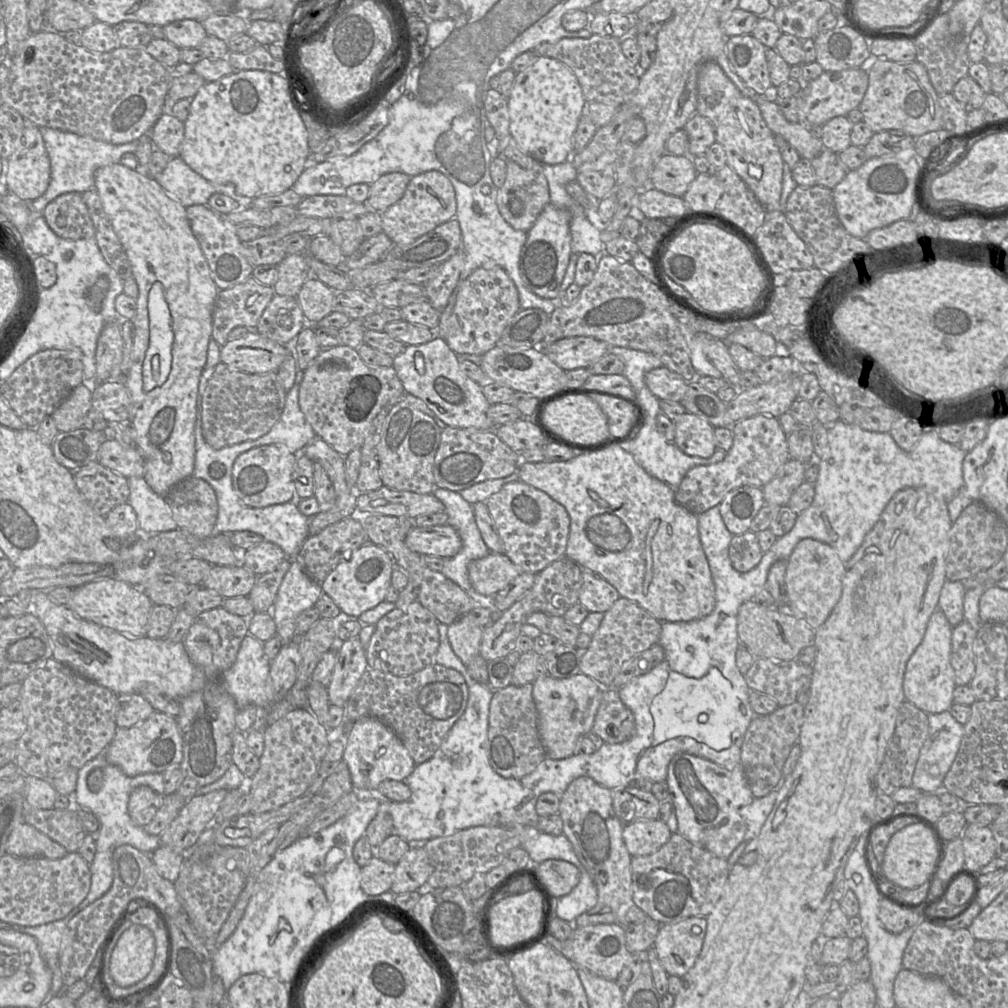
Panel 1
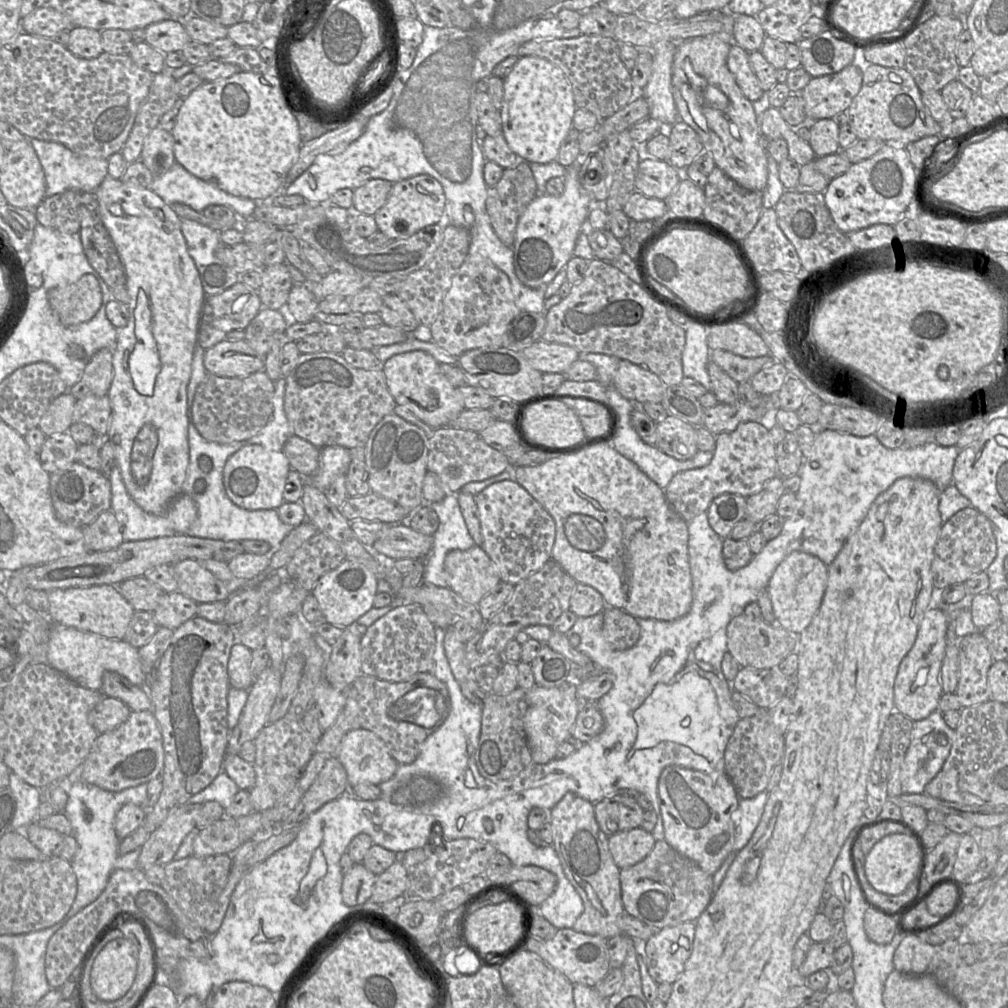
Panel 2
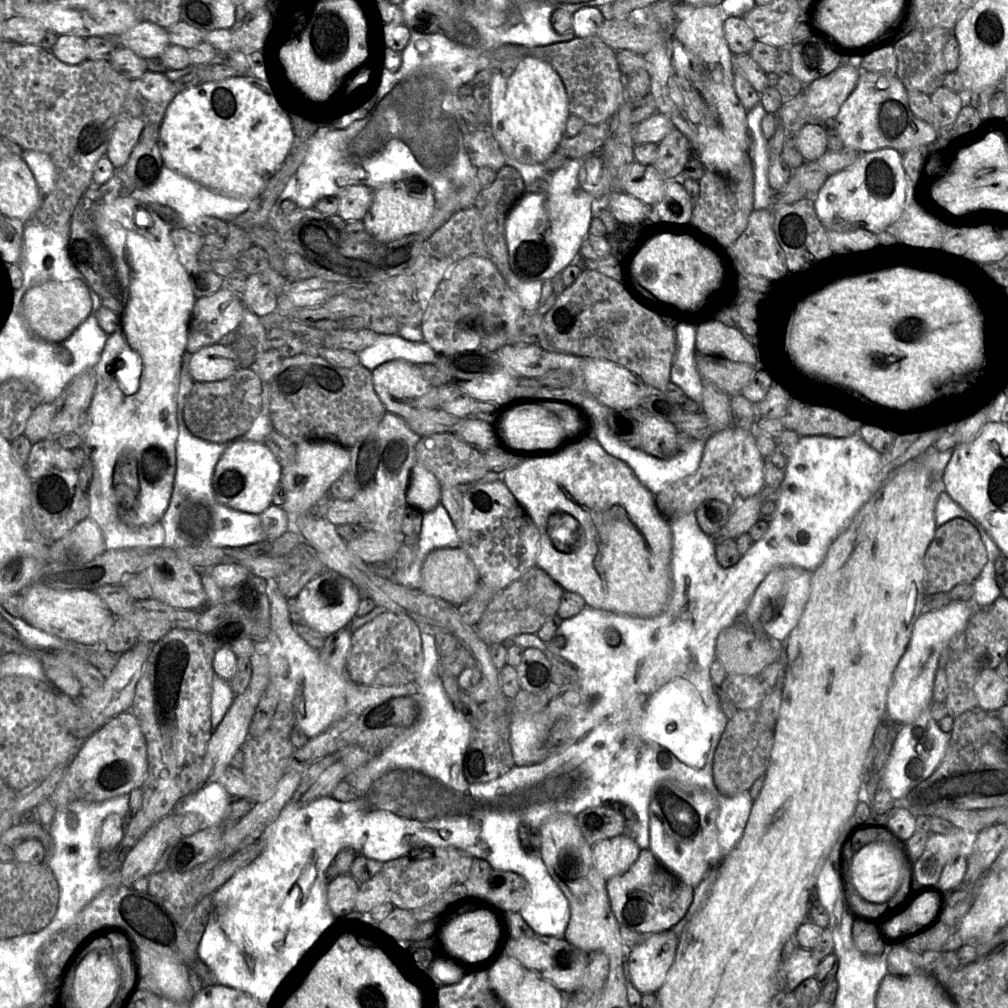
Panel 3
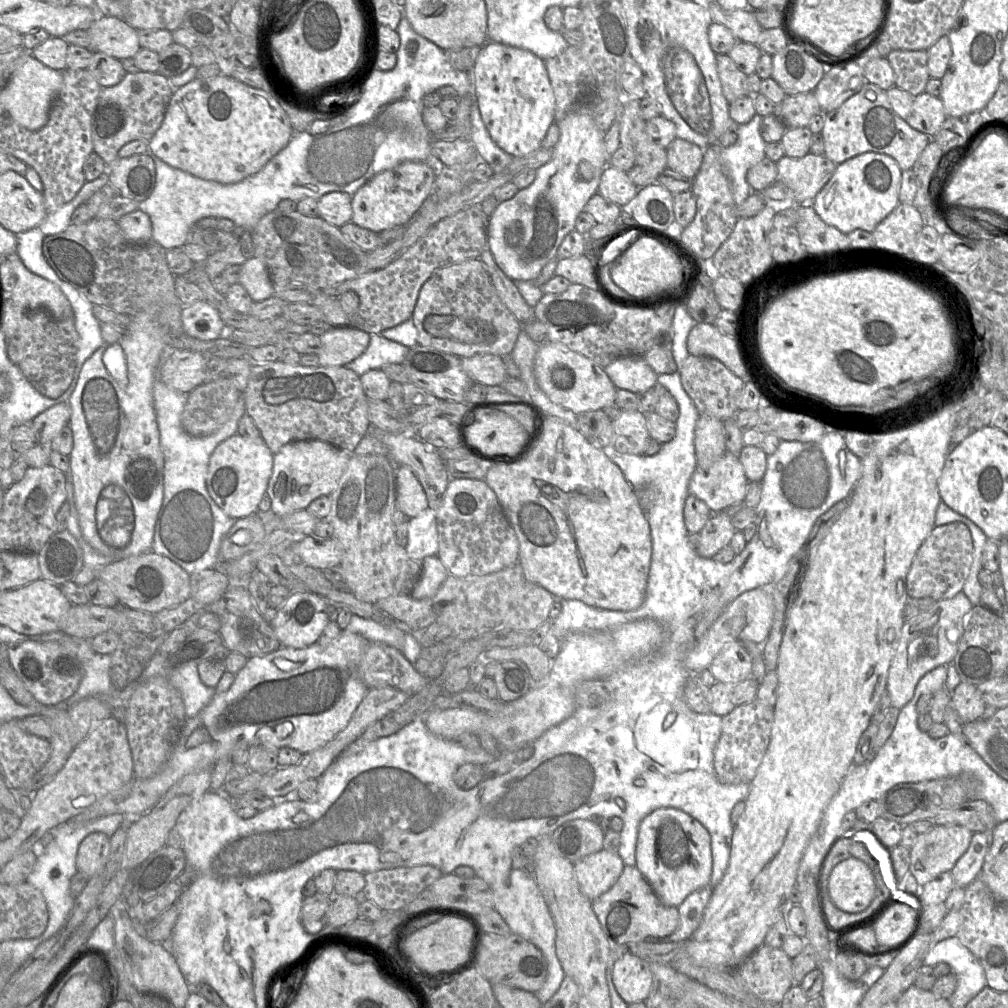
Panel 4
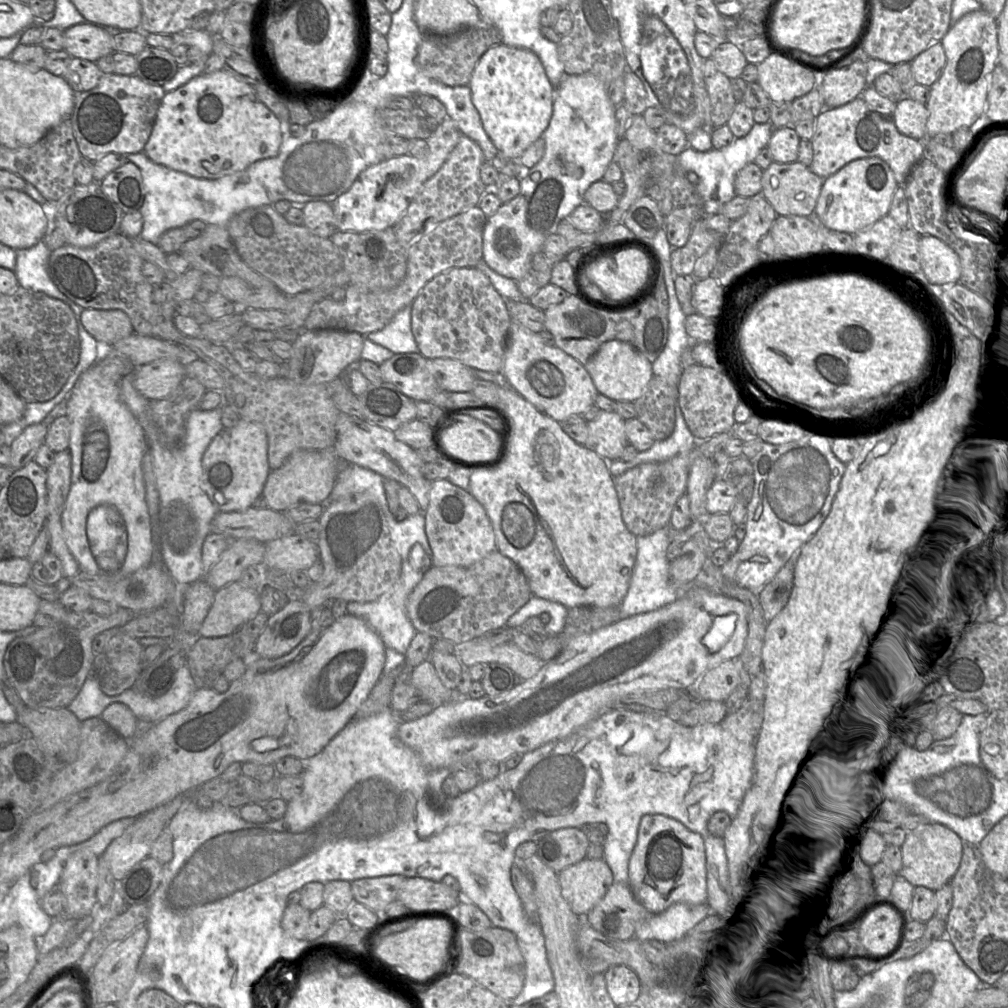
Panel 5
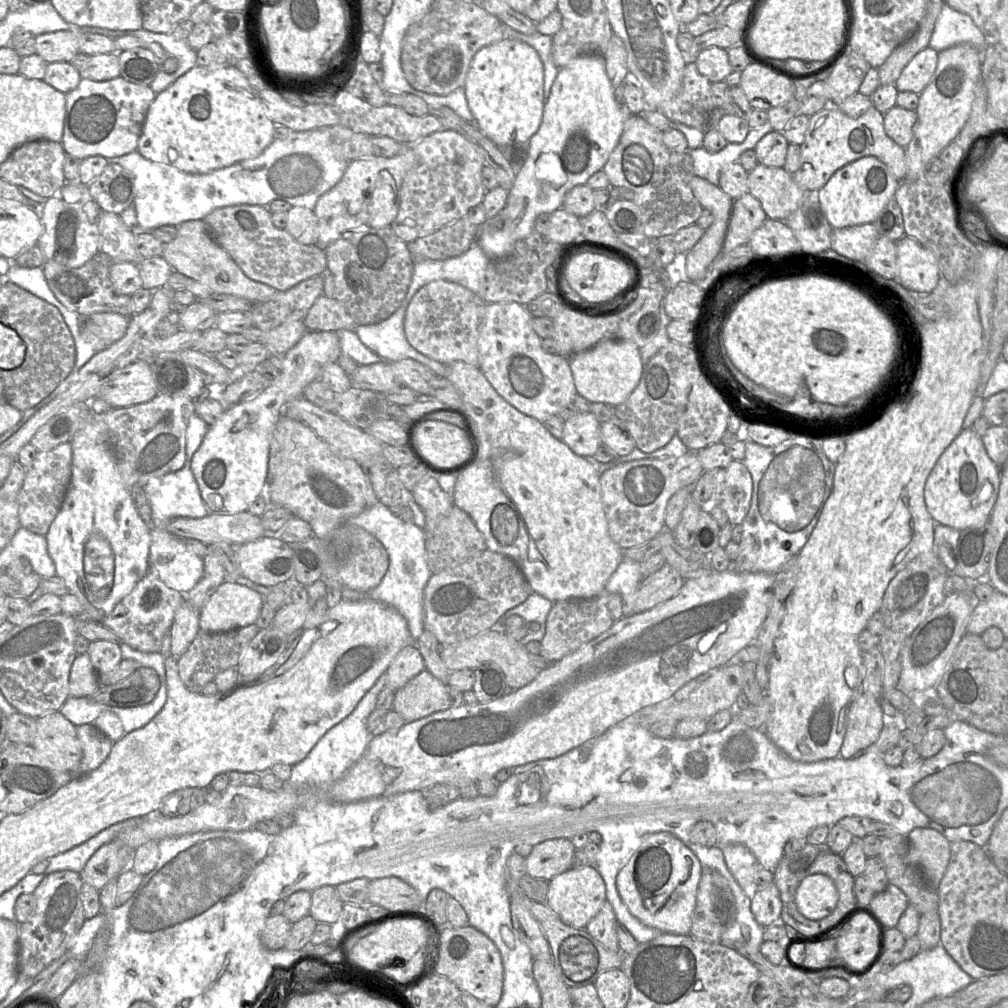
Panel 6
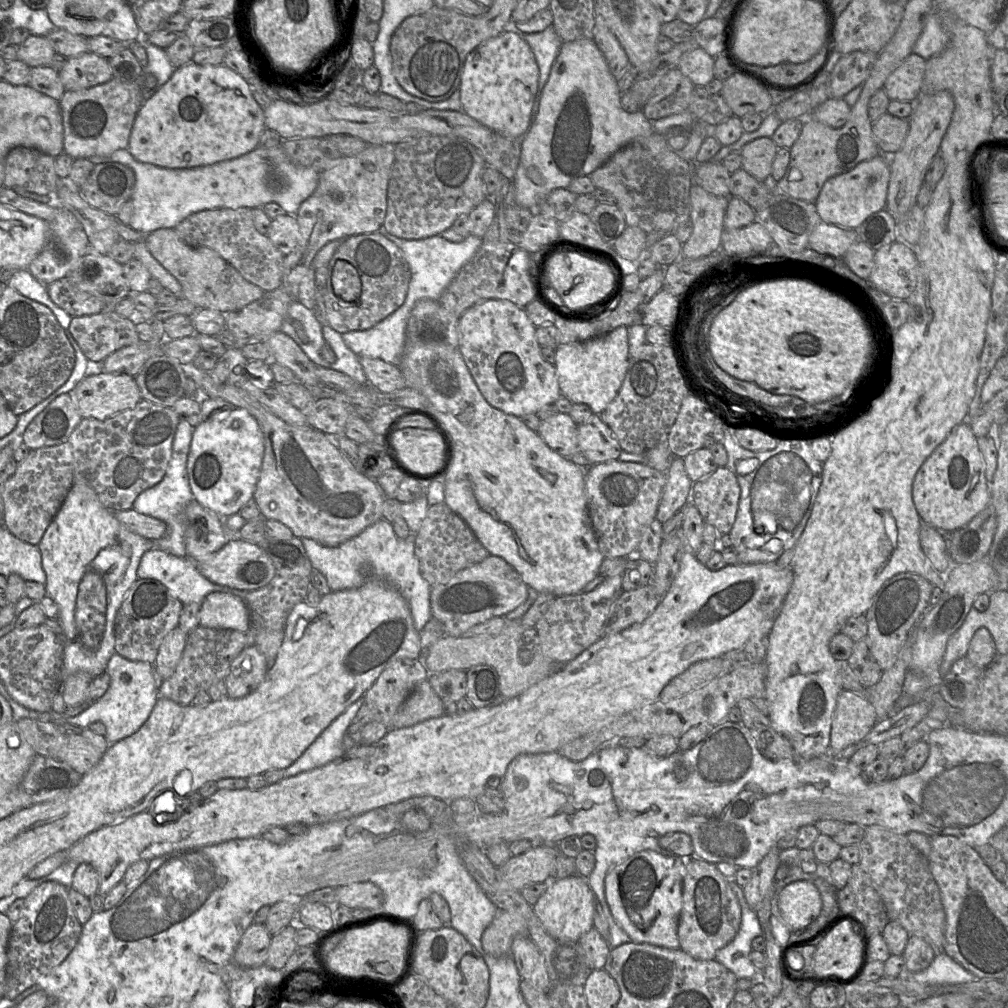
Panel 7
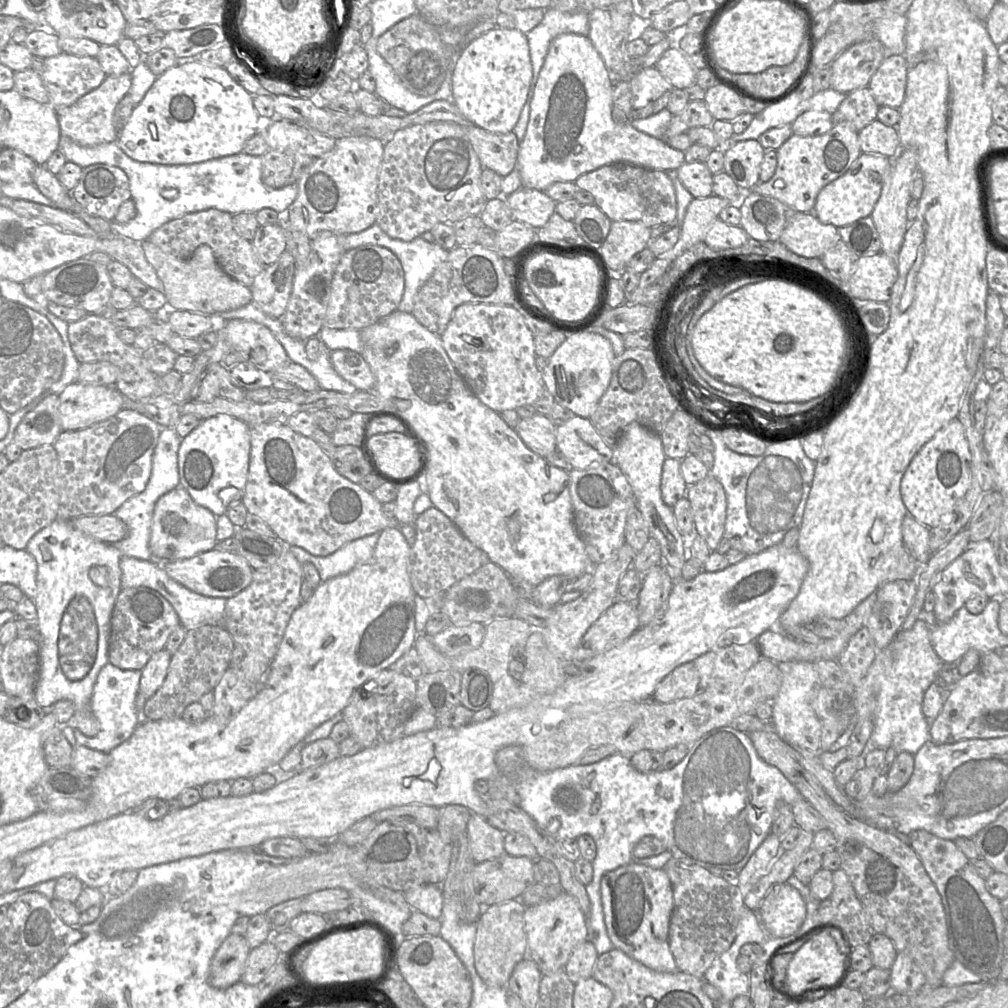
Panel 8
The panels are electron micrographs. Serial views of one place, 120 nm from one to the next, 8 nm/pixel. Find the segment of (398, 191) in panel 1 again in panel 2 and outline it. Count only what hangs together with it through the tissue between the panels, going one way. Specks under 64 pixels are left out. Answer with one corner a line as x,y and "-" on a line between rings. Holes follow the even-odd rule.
371,179
356,188
353,191
352,210
373,216
386,203
392,184
383,179

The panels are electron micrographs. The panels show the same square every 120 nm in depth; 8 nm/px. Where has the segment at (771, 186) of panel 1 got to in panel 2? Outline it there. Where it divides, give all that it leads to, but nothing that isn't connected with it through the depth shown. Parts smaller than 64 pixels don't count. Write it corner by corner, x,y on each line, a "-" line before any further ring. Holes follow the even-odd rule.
707,35
678,44
672,68
672,93
679,120
700,136
716,167
741,187
762,192
767,184
768,154
753,103
742,93
728,68
732,40
726,35

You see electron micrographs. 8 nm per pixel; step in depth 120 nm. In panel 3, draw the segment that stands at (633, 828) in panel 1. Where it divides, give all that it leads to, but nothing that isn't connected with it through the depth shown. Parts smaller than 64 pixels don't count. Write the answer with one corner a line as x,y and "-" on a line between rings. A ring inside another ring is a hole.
616,836
593,845
593,864
603,878
609,880
625,873
635,863
640,852
635,839

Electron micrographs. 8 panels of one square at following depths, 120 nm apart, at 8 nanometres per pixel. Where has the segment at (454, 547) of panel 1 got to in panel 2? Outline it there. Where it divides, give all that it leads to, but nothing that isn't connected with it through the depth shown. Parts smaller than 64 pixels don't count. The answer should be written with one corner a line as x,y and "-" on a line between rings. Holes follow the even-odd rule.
407,524
390,525
372,545
379,553
400,560
424,559
431,551
433,537
411,529

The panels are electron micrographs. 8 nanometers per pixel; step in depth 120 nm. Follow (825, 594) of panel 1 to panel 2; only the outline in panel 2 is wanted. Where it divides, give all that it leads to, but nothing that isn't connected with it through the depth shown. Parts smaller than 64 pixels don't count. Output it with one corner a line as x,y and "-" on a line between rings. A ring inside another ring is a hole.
794,551
775,569
766,590
770,596
776,623
794,633
801,633
817,613
828,580
828,566
818,557

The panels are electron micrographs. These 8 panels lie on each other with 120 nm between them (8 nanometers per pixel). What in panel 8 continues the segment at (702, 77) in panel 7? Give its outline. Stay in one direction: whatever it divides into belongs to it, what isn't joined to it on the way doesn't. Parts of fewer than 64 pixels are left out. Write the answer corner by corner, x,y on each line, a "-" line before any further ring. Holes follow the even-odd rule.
676,46
668,48
655,64
655,68
674,89
686,89
696,83
697,71

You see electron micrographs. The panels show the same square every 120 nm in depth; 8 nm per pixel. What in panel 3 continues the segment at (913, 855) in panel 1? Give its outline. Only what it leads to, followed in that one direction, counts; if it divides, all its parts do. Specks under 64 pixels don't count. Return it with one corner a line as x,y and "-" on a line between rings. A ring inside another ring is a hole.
876,842
866,845
853,856
848,868
843,867
845,889
852,884
862,899
873,903
885,902
895,894
900,885
901,866
895,844

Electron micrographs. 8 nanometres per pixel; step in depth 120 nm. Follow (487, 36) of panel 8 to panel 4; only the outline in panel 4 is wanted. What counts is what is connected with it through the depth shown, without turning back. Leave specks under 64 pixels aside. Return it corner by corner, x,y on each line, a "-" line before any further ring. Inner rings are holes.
485,42
474,65
475,102
492,140
513,157
541,148
555,121
556,102
542,60
530,51
501,43

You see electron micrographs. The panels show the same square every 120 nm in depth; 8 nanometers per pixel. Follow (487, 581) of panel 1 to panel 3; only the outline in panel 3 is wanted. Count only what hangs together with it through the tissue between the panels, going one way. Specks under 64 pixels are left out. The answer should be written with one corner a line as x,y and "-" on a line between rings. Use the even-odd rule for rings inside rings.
460,547
431,551
422,567
421,590
454,605
466,602
480,584
479,573

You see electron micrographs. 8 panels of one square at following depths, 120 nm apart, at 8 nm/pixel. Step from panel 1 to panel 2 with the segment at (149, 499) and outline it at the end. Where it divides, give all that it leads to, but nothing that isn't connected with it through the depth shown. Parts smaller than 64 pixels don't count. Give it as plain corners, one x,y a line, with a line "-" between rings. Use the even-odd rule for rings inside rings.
111,467
108,476
111,483
111,511
121,525
124,542
176,535
175,525
165,511
151,514
141,509
128,494
120,470

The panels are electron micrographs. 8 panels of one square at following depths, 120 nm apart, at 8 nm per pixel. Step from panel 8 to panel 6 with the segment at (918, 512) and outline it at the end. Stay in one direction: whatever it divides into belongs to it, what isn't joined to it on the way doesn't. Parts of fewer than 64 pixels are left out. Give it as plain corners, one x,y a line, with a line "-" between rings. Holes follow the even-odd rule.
971,427
962,429
938,458
925,482
924,500
935,523
962,531
989,521
999,484
1000,468
988,456
981,436

